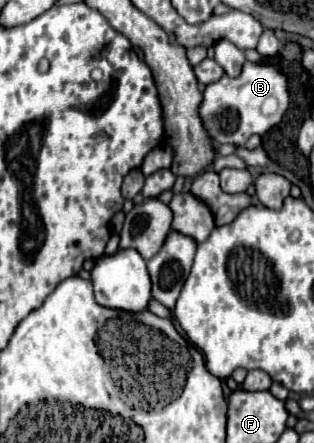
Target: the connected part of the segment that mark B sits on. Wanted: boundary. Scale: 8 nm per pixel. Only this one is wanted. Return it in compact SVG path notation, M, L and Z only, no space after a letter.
M245 62L239 78L229 78L225 74L219 82L205 88L201 102L201 118L215 142L245 146L249 136L265 134L269 128L279 124L287 106L287 76L279 70L279 66Z

